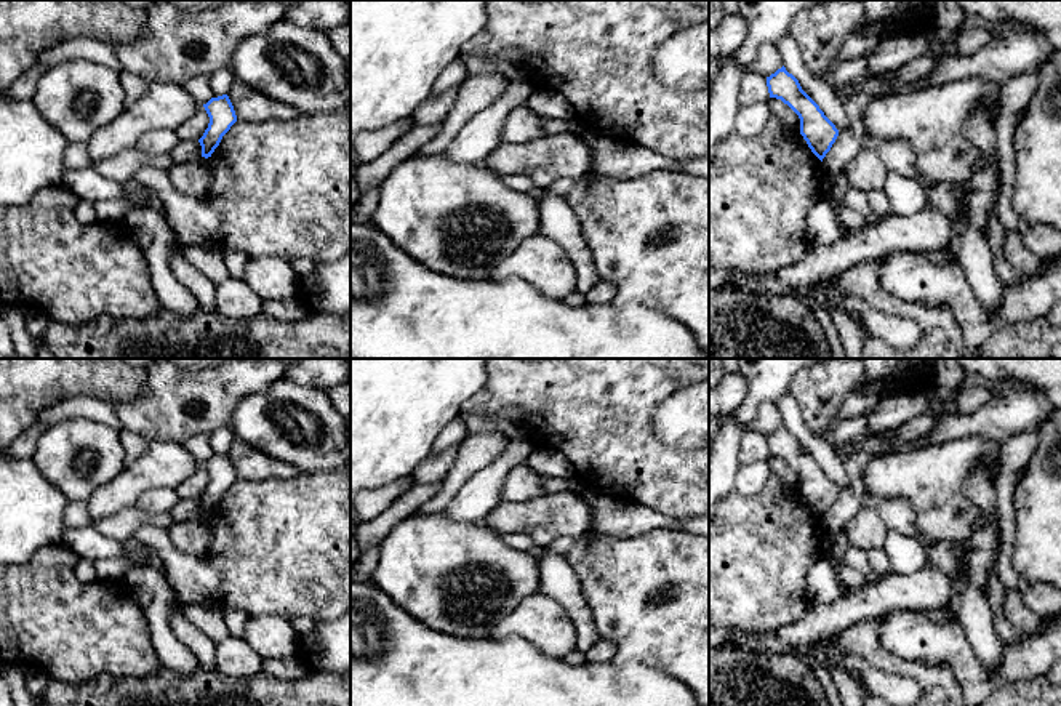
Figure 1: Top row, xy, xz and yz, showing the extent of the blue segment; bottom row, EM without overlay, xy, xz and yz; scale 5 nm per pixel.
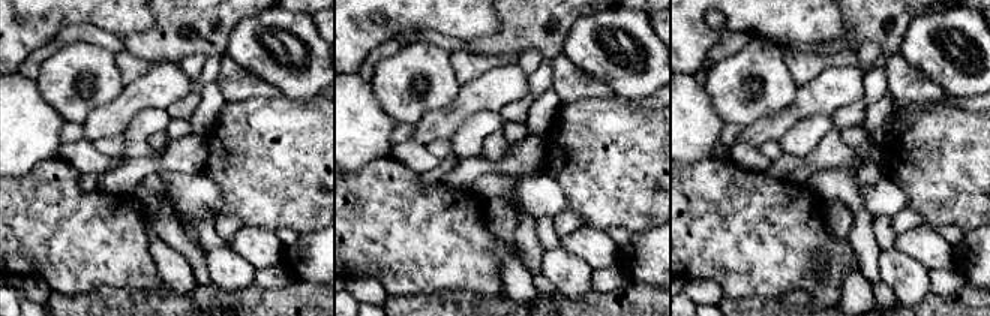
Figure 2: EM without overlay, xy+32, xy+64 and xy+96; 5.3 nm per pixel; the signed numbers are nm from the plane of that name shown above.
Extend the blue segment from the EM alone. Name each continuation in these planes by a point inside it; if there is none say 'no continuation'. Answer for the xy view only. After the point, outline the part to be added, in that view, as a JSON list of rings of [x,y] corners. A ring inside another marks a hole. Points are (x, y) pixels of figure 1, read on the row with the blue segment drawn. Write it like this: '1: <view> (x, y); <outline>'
no continuation

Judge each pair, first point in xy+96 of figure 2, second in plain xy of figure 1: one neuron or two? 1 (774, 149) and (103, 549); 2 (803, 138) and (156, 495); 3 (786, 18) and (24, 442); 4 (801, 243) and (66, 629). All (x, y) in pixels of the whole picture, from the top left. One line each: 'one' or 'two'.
1: two
2: one
3: two
4: one

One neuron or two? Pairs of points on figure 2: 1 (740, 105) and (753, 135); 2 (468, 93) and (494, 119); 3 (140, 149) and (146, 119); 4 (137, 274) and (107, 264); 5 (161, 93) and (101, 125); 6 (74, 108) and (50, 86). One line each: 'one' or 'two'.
1: two
2: two
3: one
4: one
5: one
6: one

